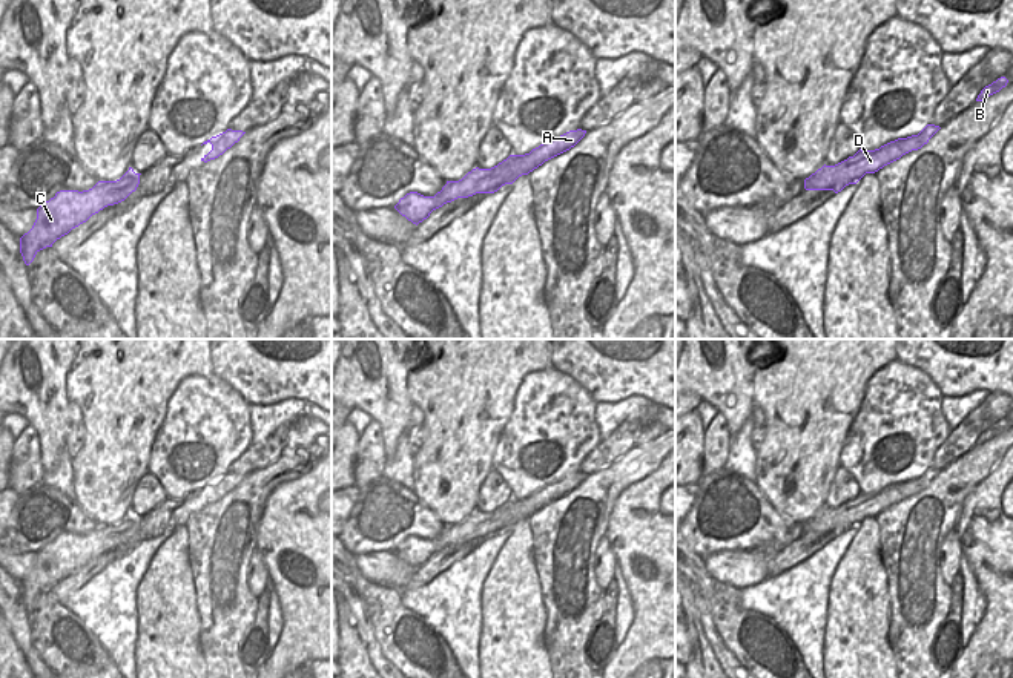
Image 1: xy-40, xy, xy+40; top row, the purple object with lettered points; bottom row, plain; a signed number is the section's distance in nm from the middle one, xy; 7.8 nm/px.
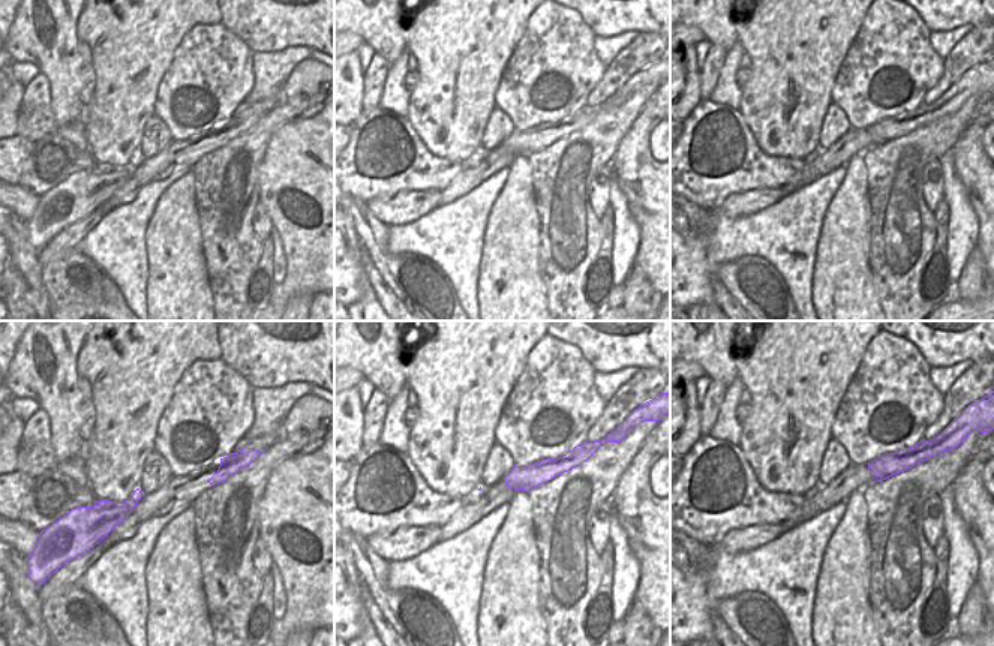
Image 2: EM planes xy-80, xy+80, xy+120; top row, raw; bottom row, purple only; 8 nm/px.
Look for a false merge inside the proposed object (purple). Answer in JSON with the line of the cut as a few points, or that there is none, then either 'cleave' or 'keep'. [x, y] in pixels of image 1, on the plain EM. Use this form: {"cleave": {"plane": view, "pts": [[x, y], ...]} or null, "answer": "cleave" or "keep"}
{"cleave": {"plane": "xy", "pts": [[530, 496], [530, 502], [537, 510]]}, "answer": "cleave"}

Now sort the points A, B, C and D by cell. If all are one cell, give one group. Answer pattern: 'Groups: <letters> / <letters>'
Groups: A / B C D

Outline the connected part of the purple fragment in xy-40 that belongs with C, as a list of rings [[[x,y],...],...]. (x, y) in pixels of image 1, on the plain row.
[[[132,511],[117,525],[98,525],[89,534],[60,534],[37,552],[32,572],[20,581],[20,597],[26,609],[35,598],[72,572],[86,566],[107,549],[124,545],[140,528],[140,518]]]

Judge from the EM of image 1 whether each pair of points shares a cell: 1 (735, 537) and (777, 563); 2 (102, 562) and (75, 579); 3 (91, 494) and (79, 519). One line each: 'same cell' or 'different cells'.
1: different cells
2: same cell
3: different cells

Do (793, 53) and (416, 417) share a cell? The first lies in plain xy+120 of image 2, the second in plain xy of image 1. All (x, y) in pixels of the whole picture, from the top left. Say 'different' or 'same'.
different

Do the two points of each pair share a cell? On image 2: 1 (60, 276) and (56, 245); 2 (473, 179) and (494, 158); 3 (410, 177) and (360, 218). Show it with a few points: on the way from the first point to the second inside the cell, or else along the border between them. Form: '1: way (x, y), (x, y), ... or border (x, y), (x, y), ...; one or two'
1: border (75, 248), (56, 254), (42, 266); two
2: way (477, 174), (489, 162); one
3: border (350, 192), (365, 203); two

